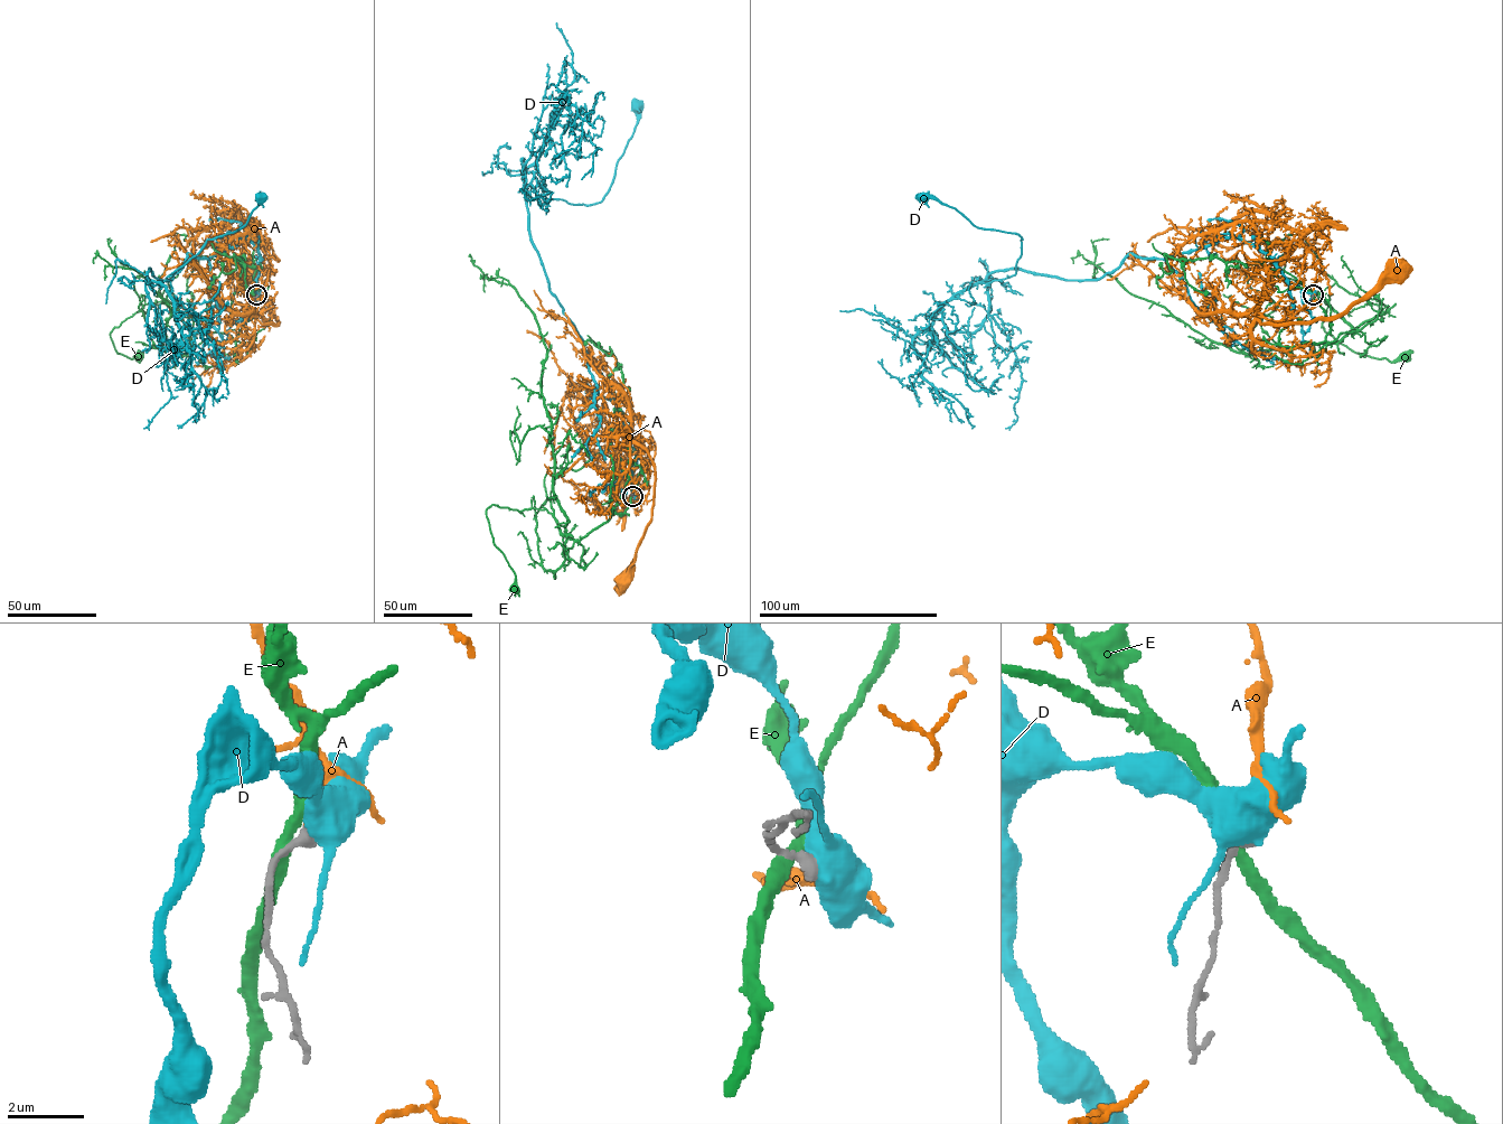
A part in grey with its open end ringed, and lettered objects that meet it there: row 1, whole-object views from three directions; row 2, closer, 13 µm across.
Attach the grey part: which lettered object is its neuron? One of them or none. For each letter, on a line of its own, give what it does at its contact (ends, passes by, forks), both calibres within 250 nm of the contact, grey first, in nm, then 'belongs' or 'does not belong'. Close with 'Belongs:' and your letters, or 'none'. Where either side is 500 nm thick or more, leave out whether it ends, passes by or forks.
A: it ends | 400/280 nm | belongs
D: 400/650 nm | does not belong
E: it passes by | 420/320 nm | does not belong
Belongs: A

